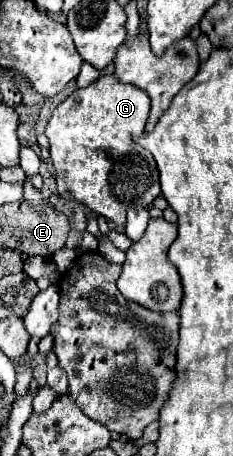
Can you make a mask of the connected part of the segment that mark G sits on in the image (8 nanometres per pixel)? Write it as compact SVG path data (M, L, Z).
M112 74L100 76L86 88L76 88L58 104L46 124L50 156L58 174L58 194L88 206L116 226L126 224L128 208L148 208L160 196L156 162L136 142L144 132L148 108L148 94L144 90L122 84Z

